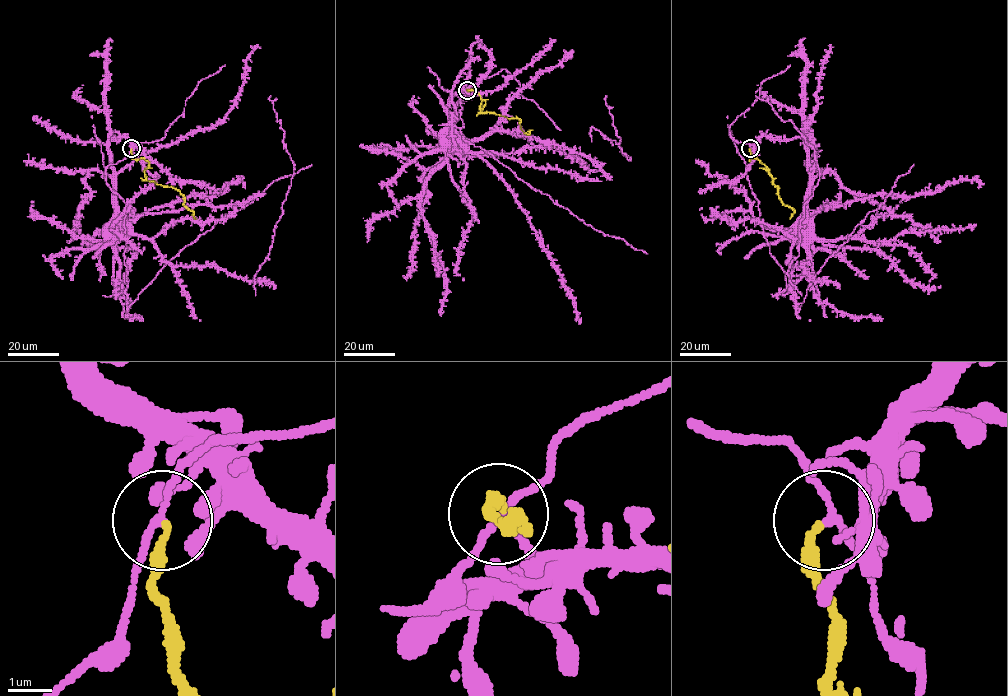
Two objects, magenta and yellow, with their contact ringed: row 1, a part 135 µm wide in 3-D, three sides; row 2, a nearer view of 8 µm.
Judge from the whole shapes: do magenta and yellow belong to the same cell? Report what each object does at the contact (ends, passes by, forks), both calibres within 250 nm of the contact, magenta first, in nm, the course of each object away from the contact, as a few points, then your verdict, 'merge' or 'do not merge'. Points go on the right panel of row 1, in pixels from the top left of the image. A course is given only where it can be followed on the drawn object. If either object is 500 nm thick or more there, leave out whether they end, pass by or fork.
magenta passes by; yellow ends; calibres 140 and 200 nm; course magenta (751, 148), (761, 137), (803, 138), (810, 180), (803, 198), (803, 213), (791, 229); course yellow (751, 148), (751, 160), (754, 158), (765, 165), (777, 187), (779, 198), (794, 211), (790, 219); do not merge

